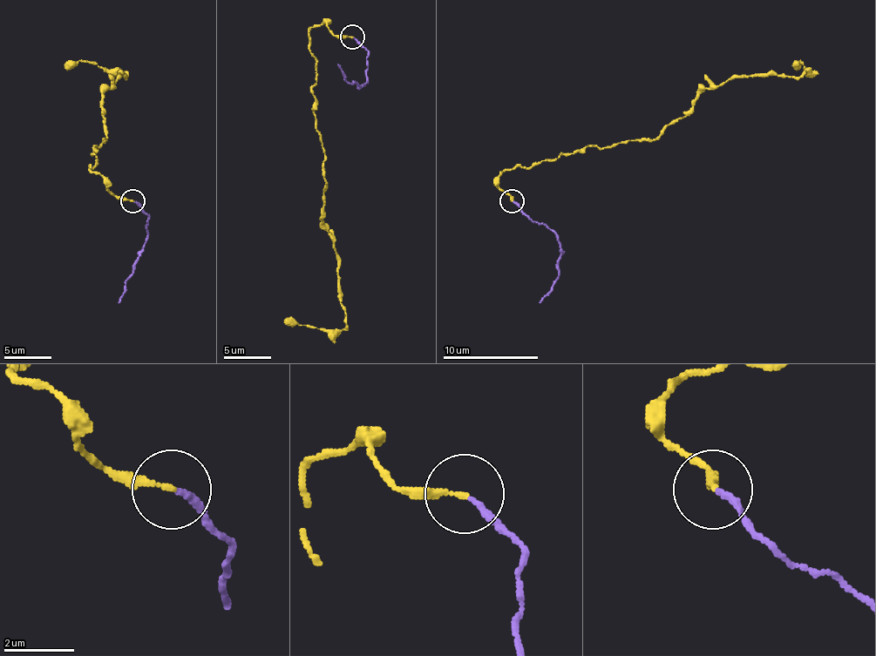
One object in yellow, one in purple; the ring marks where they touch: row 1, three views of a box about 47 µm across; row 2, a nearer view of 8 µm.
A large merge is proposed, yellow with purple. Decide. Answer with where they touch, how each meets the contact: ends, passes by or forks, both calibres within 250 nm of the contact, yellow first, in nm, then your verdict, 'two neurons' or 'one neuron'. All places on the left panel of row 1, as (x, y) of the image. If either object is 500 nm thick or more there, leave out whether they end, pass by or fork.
place (132, 201); yellow ends; purple ends; calibres 170 and 180 nm; one neuron

